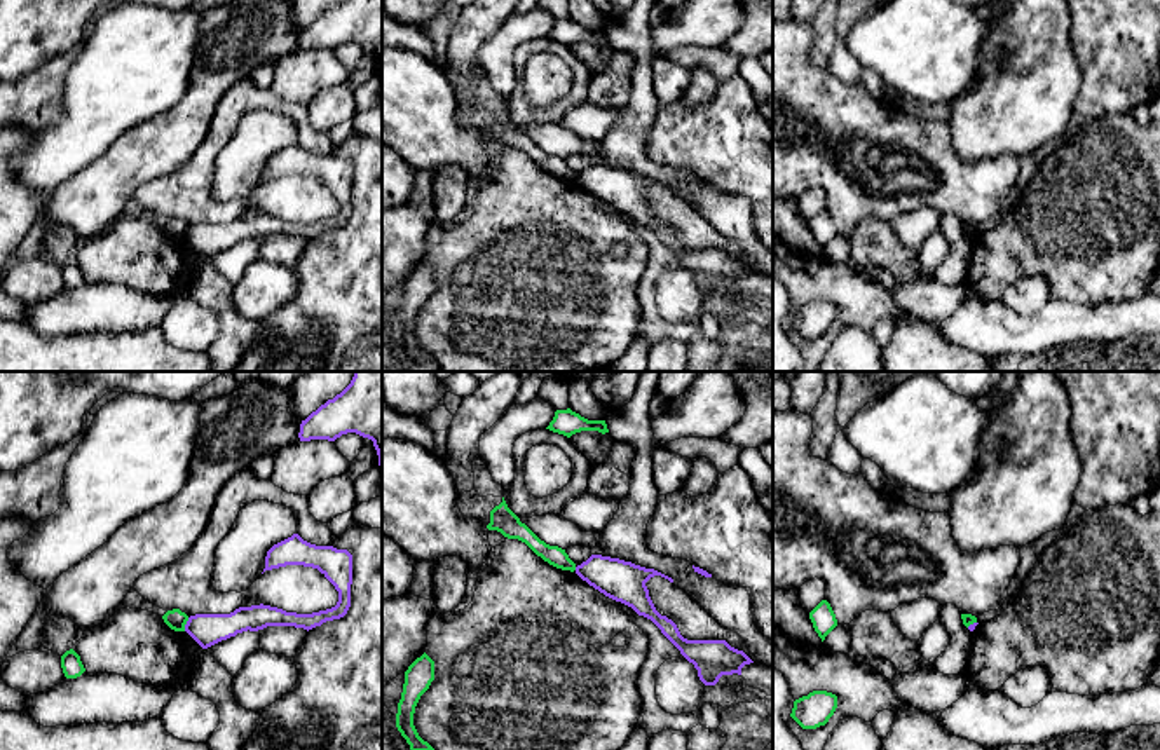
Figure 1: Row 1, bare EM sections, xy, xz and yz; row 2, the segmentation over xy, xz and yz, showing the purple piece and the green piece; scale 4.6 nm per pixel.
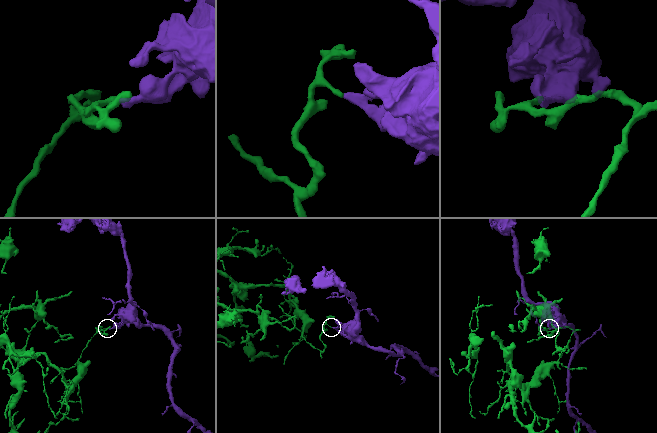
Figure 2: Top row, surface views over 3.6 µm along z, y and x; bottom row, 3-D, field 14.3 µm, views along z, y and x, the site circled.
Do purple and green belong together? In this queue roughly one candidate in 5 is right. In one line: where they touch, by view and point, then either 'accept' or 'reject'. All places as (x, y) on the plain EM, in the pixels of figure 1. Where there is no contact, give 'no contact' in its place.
contact xy (185, 234); reject

